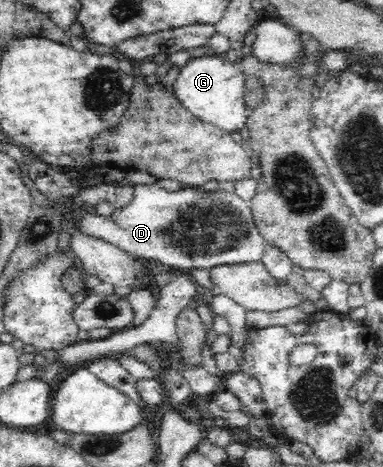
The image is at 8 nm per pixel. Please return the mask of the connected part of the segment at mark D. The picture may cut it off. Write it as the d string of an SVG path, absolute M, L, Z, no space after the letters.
M134 184L135 193L129 204L116 207L112 216L98 216L88 212L80 218L80 234L106 241L136 259L145 258L149 264L190 272L192 268L210 270L214 267L230 264L246 264L260 261L264 252L265 241L256 226L250 204L235 192L216 190L204 192L196 186L184 186L179 189L160 188L160 185Z

